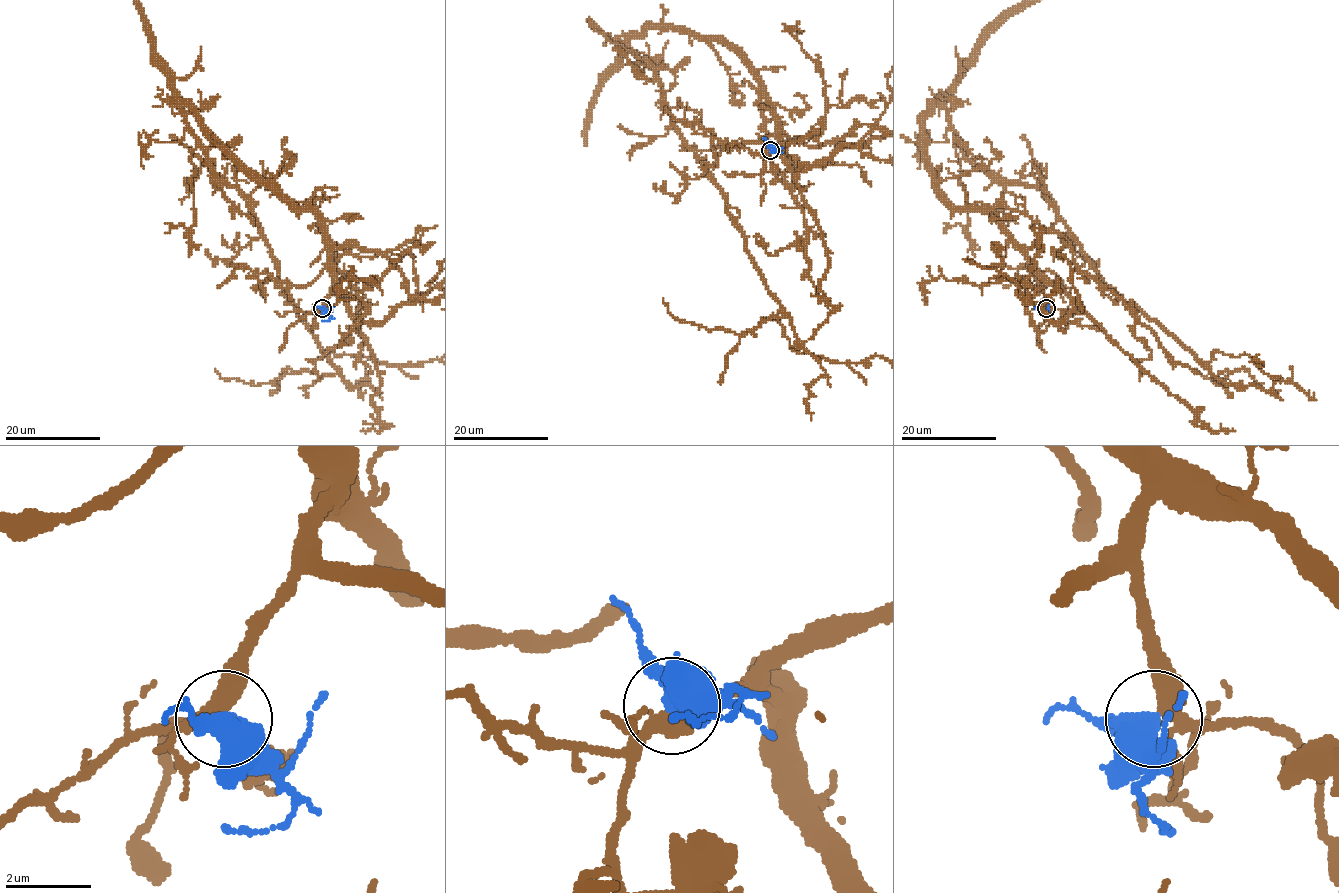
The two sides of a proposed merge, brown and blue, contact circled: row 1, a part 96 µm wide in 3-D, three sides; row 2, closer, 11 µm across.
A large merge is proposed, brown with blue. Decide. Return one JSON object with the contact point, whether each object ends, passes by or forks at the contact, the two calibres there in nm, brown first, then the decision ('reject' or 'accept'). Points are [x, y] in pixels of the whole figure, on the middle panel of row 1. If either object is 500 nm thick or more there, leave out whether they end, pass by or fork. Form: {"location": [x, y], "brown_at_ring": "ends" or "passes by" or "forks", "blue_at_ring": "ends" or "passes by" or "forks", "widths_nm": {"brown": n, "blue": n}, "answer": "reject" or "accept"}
{"location": [770, 150], "brown_at_ring": "passes by", "blue_at_ring": "passes by", "widths_nm": {"brown": 400, "blue": 480}, "answer": "accept"}

